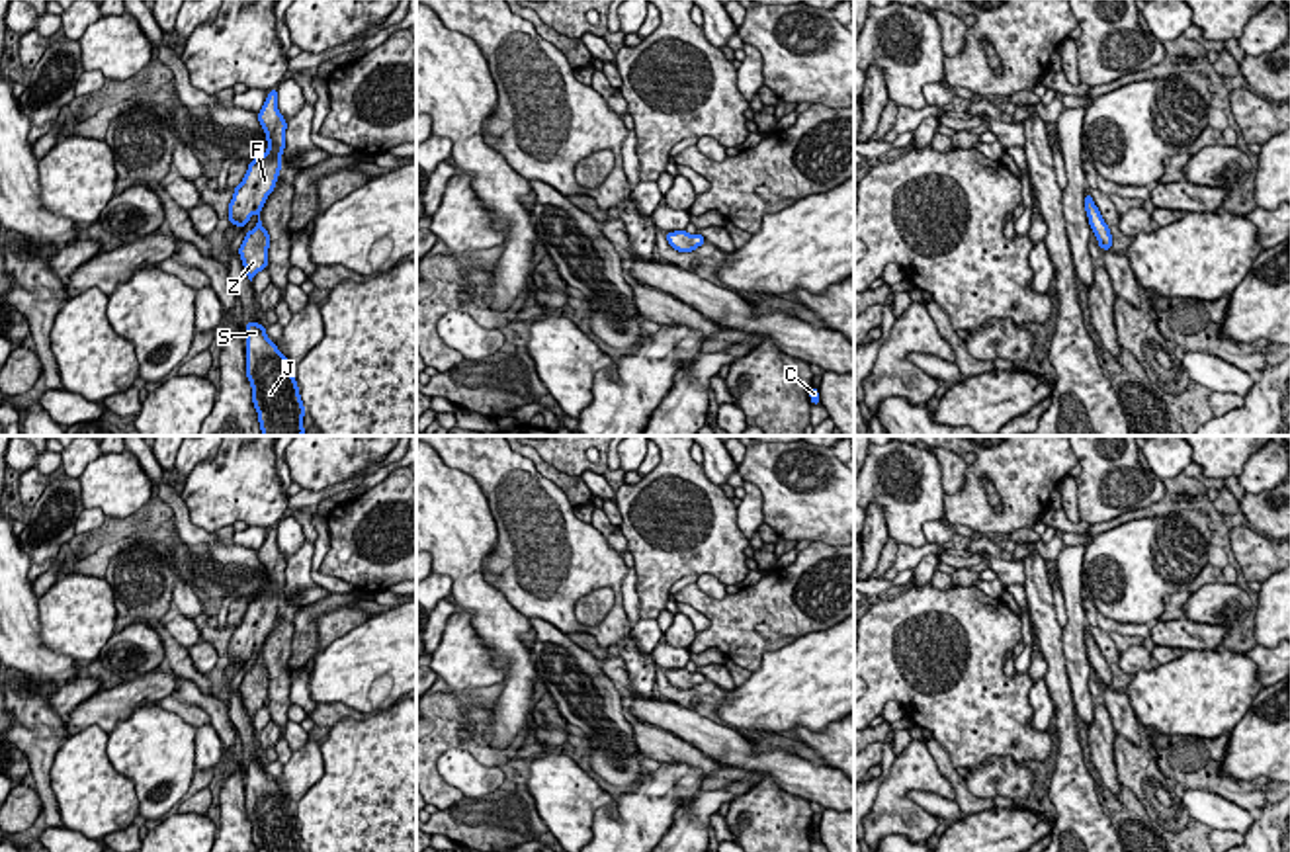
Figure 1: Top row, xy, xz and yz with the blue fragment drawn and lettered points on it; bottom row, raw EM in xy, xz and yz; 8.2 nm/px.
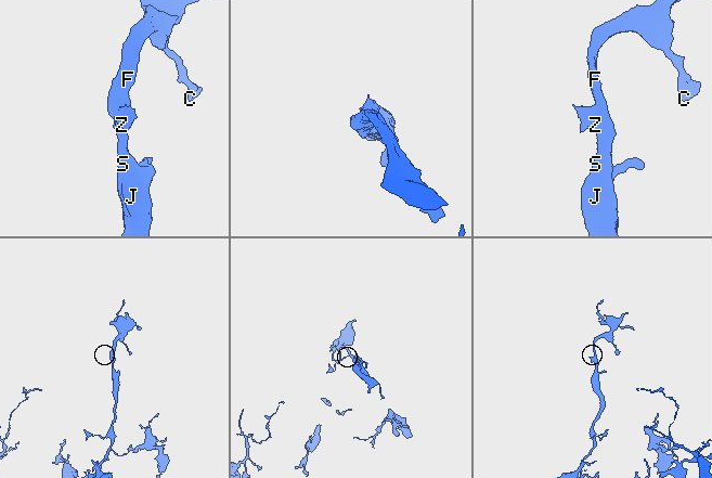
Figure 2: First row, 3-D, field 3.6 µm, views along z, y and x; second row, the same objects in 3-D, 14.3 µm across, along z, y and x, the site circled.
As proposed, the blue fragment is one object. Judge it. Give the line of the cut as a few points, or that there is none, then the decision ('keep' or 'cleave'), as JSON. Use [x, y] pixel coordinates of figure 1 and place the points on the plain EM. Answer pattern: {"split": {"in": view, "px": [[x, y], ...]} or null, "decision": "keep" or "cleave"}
{"split": null, "decision": "keep"}

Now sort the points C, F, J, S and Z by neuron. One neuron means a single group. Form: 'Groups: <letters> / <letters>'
Groups: C F J S Z

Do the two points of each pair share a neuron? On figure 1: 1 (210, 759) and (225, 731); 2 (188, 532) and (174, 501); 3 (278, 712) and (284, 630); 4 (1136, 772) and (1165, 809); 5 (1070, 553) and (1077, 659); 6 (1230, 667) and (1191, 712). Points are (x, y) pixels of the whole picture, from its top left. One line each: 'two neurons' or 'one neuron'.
1: two neurons
2: one neuron
3: one neuron
4: one neuron
5: one neuron
6: one neuron

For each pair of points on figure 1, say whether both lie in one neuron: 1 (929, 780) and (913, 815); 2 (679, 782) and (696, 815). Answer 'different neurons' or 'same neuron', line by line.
1: same neuron
2: same neuron

